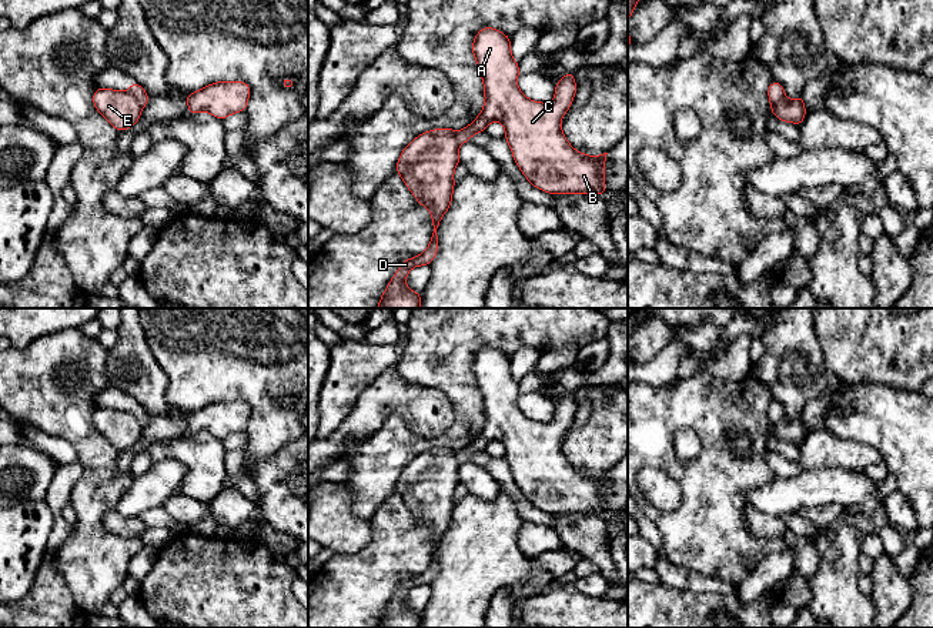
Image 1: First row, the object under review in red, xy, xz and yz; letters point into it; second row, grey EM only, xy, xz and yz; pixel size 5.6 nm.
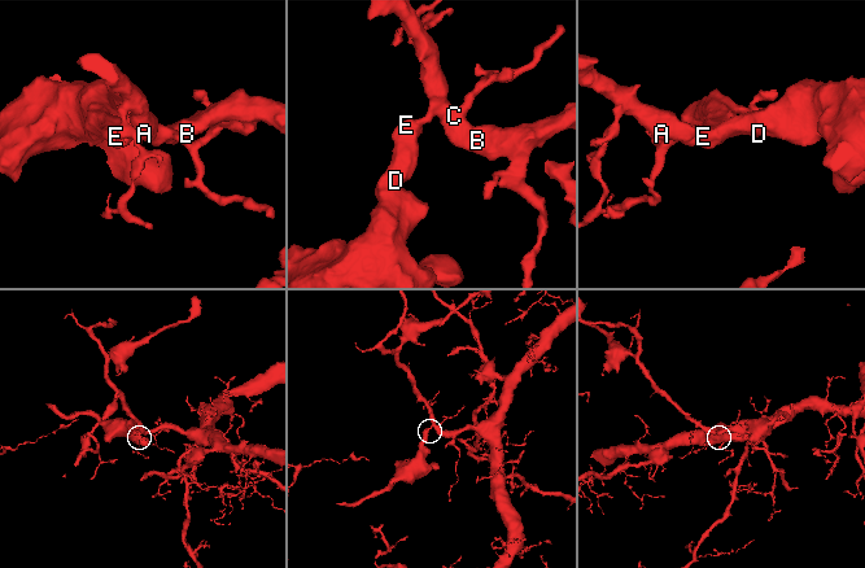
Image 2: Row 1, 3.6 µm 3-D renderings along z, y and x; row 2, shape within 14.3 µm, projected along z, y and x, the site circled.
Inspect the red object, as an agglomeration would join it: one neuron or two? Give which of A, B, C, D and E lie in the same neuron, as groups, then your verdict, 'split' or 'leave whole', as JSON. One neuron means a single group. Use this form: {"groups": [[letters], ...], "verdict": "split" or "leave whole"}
{"groups": [["A", "B", "C"], ["D", "E"]], "verdict": "split"}

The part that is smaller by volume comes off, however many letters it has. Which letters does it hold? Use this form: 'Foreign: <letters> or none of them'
Foreign: D, E

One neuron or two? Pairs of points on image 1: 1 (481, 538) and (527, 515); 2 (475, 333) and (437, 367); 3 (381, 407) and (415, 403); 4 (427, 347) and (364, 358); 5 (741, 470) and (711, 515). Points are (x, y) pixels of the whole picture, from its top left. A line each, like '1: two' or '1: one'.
1: two
2: one
3: one
4: two
5: one

